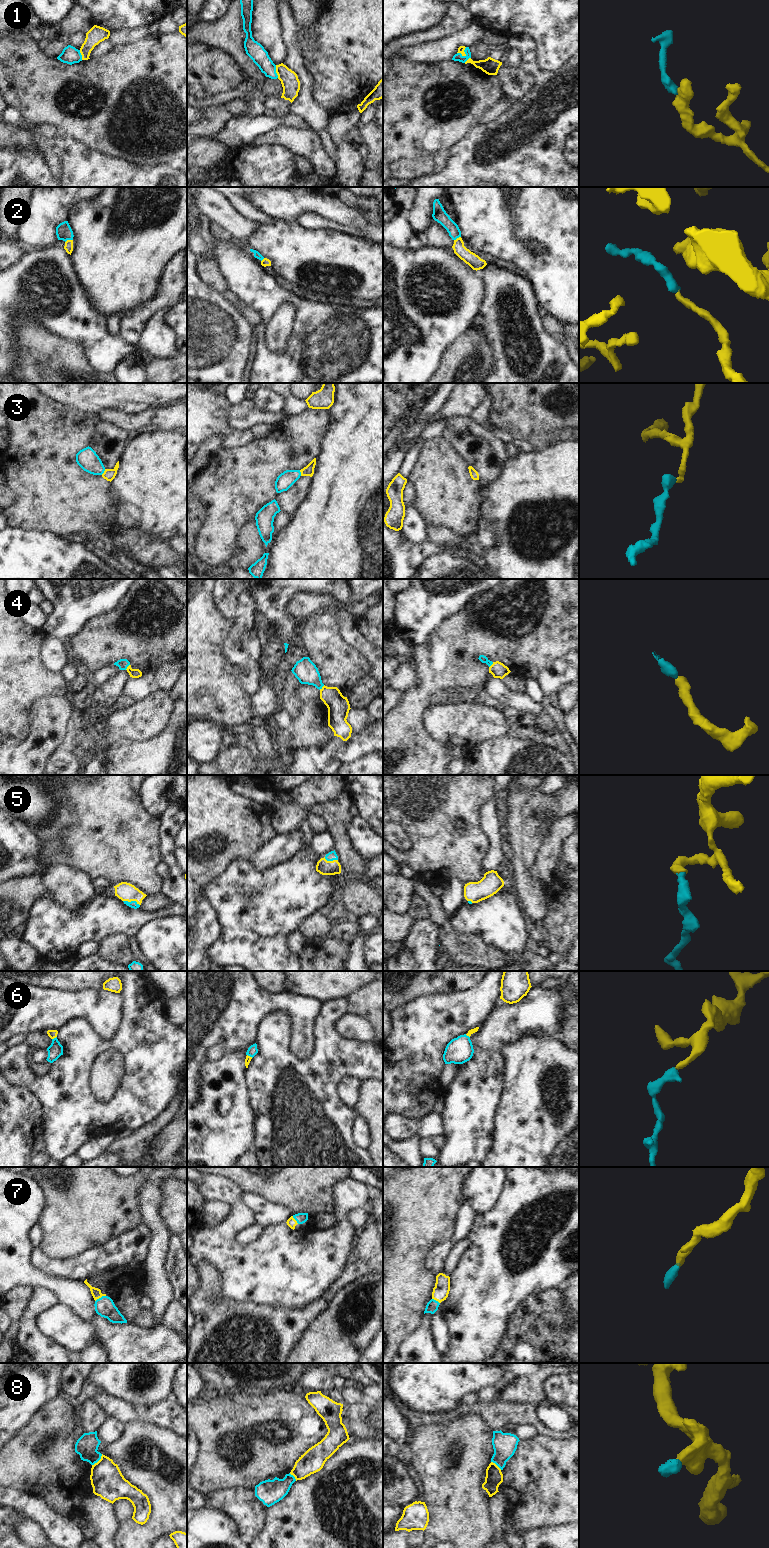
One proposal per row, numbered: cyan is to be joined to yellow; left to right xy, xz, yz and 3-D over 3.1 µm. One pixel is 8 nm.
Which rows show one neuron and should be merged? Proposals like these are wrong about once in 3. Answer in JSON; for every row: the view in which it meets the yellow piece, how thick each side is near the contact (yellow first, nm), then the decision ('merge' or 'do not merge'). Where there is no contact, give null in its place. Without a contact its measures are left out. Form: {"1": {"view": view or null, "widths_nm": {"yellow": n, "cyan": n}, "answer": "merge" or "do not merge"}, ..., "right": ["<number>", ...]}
{"1": {"view": "xz", "widths_nm": {"yellow": 140, "cyan": 140}, "answer": "do not merge"}, "2": {"view": "xy", "widths_nm": {"yellow": 70, "cyan": 130}, "answer": "merge"}, "3": {"view": "xy", "widths_nm": {"yellow": 100, "cyan": 170}, "answer": "merge"}, "4": {"view": "xz", "widths_nm": {"yellow": 180, "cyan": 180}, "answer": "merge"}, "5": {"view": "xy", "widths_nm": {"yellow": 150, "cyan": 60}, "answer": "merge"}, "6": {"view": "xy", "widths_nm": {"yellow": 70, "cyan": 120}, "answer": "merge"}, "7": {"view": "xy", "widths_nm": {"yellow": 80, "cyan": 160}, "answer": "merge"}, "8": {"view": "xy", "widths_nm": {"yellow": 260, "cyan": 180}, "answer": "do not merge"}, "right": ["2", "3", "4", "5", "6", "7"]}

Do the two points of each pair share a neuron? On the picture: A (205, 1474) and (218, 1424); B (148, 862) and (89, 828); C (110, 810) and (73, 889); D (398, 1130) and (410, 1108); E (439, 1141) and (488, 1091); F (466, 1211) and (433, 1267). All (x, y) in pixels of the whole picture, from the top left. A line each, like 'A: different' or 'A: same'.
A: same
B: same
C: different
D: different
E: different
F: same

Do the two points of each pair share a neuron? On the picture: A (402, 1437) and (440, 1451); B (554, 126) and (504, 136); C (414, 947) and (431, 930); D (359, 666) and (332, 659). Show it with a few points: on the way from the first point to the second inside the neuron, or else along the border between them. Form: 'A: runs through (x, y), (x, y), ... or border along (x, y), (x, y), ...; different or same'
A: border along (411, 1432), (409, 1445), (406, 1448); different
B: runs through (542, 127), (537, 127), (528, 136), (516, 136); same
C: runs through (418, 943), (427, 934); same
D: runs through (352, 666), (342, 666), (339, 663); same

